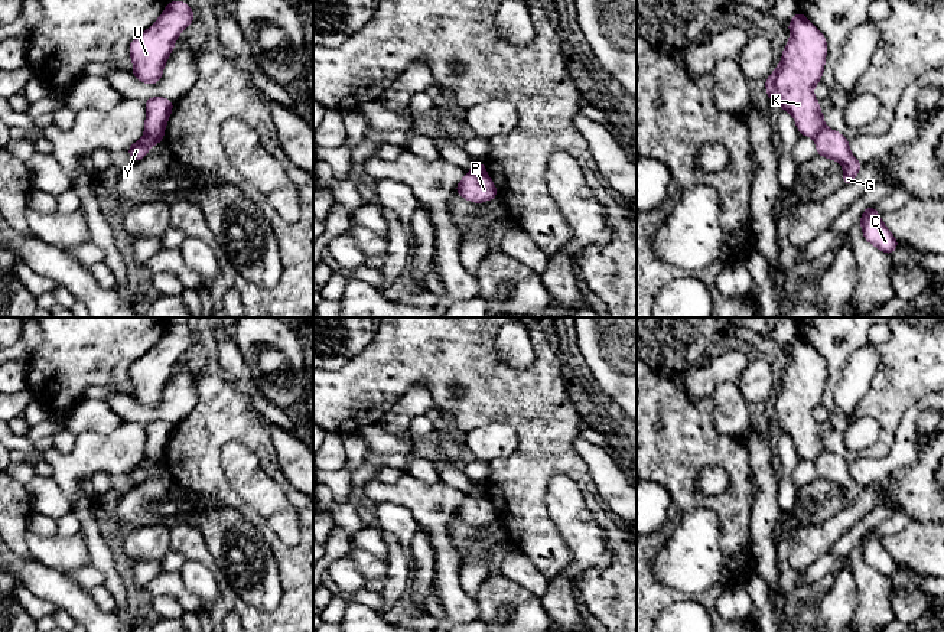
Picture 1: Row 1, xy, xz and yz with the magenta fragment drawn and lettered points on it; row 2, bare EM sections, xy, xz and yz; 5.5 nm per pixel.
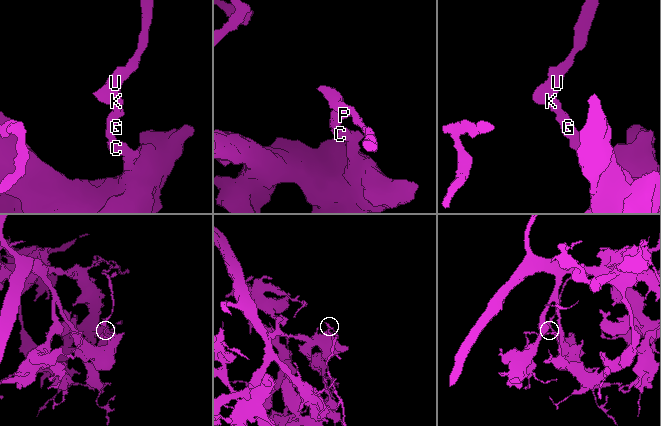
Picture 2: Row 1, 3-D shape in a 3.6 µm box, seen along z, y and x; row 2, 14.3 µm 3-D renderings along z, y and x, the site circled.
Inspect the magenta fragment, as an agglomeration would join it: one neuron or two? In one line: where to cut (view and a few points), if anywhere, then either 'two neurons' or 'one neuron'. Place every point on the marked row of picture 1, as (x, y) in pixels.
cut in xy along (145, 133), (162, 137); two neurons

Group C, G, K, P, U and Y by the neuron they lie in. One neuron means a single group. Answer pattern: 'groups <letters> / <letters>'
groups C G P Y / K U

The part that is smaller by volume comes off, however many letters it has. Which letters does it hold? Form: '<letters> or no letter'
K, U

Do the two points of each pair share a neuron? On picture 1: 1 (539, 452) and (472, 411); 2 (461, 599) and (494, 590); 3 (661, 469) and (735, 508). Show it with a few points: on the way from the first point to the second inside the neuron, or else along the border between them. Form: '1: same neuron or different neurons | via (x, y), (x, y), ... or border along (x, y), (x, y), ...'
1: same neuron | via (531, 433), (510, 411), (491, 411)
2: different neurons | border along (474, 596), (479, 616)
3: same neuron | via (680, 485), (695, 499), (716, 502)

